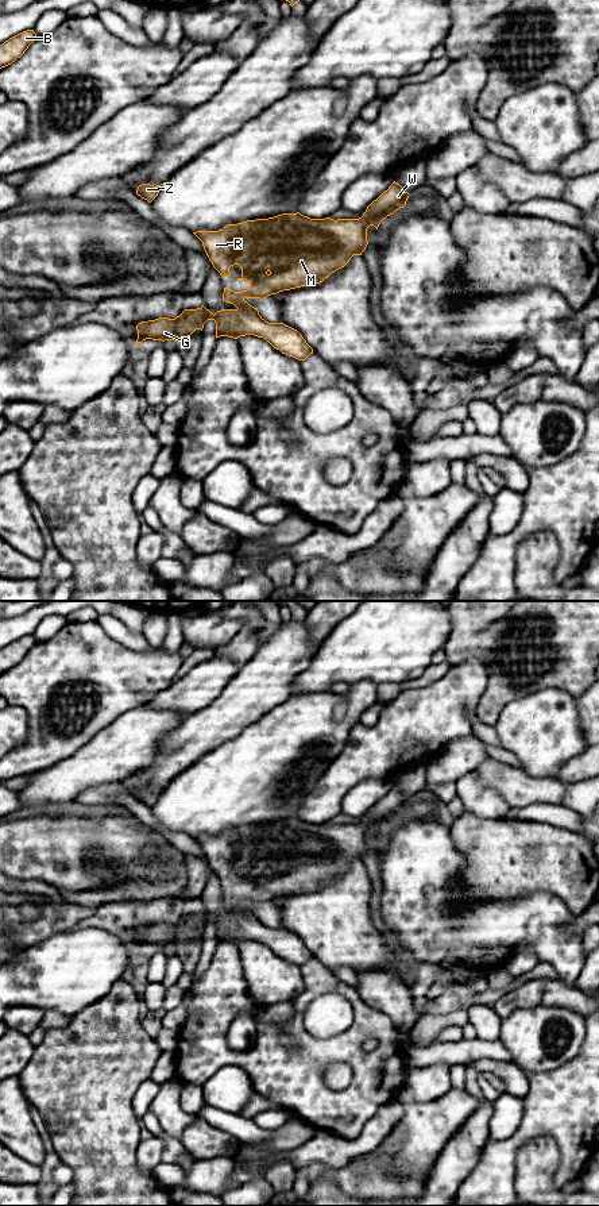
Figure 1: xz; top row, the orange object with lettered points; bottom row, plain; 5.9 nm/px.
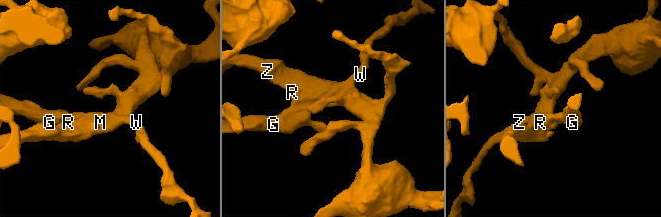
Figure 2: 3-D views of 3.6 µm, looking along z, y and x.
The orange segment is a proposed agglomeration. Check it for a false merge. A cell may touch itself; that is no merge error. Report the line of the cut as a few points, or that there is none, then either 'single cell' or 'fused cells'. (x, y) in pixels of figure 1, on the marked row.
no cut; single cell

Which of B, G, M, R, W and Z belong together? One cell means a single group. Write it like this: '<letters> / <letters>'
B G M R W Z

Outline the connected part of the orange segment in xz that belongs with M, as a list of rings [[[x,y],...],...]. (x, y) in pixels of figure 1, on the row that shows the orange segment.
[[[393,182],[376,200],[374,200],[359,219],[310,219],[297,213],[282,213],[268,219],[247,220],[237,224],[227,224],[219,231],[193,232],[204,246],[204,250],[220,276],[229,277],[229,267],[239,265],[241,277],[250,288],[243,292],[233,292],[224,288],[223,300],[233,304],[235,309],[221,309],[215,315],[204,305],[197,309],[185,309],[175,319],[159,317],[142,321],[136,325],[138,339],[135,344],[146,339],[174,340],[179,343],[190,336],[196,330],[204,328],[208,320],[216,323],[216,338],[228,336],[237,339],[246,335],[254,335],[266,339],[274,348],[282,354],[305,361],[313,348],[306,343],[302,335],[283,324],[268,323],[260,315],[258,308],[250,305],[244,298],[266,298],[283,290],[290,290],[306,285],[322,282],[336,270],[344,267],[353,255],[362,255],[366,250],[367,228],[374,226],[376,230],[382,220],[406,205],[409,193],[398,182]]]

